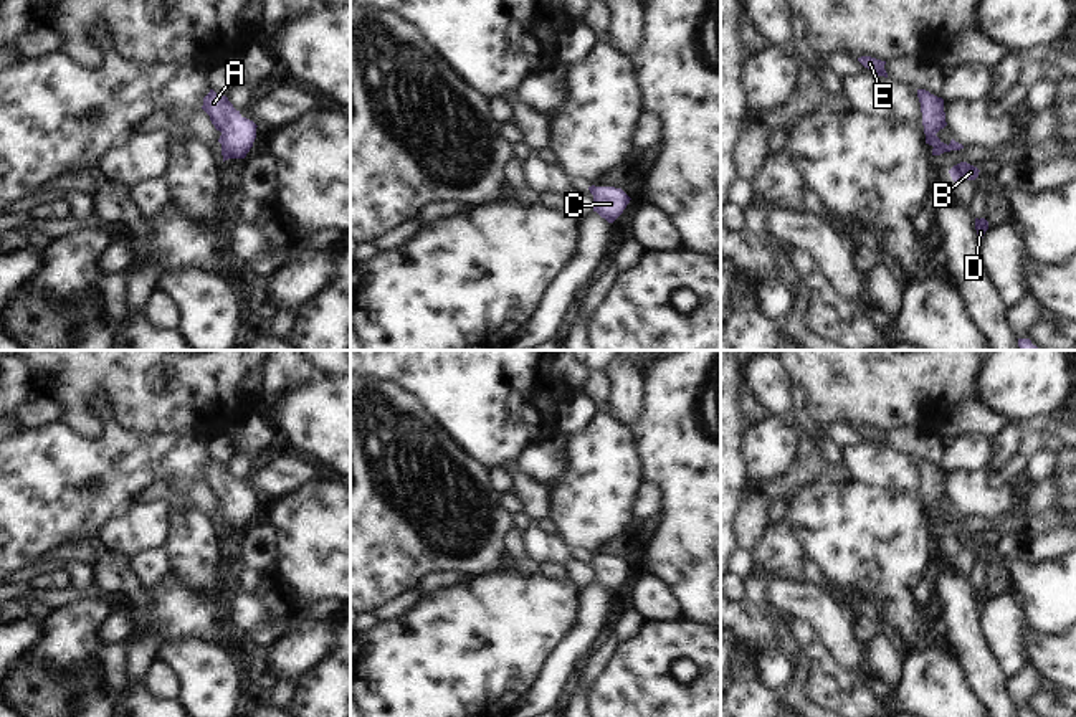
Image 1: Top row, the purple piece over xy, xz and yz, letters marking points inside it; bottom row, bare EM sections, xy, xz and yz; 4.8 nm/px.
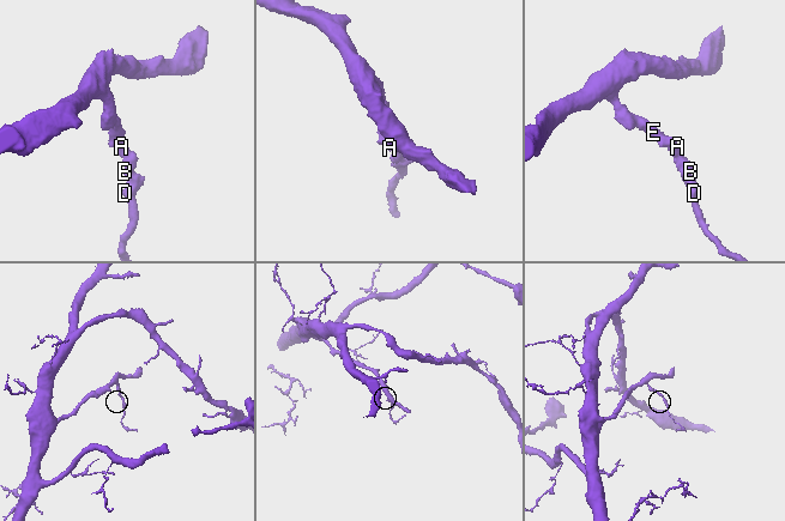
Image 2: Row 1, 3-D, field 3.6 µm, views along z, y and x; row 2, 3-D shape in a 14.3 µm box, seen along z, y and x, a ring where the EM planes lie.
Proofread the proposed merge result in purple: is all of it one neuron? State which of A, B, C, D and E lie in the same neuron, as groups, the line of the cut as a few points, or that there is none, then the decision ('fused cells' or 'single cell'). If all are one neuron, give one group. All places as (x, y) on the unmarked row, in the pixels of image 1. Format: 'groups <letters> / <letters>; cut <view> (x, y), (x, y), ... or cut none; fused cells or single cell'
groups A B C D E; cut none; single cell

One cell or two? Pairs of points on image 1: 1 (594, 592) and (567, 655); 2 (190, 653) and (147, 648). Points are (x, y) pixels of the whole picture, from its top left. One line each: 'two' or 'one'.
1: one
2: two

